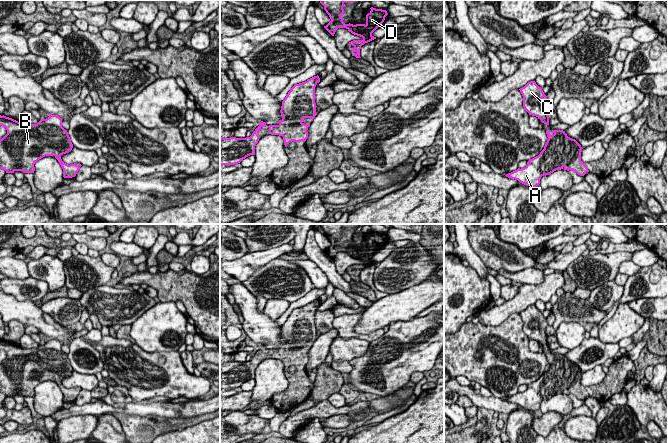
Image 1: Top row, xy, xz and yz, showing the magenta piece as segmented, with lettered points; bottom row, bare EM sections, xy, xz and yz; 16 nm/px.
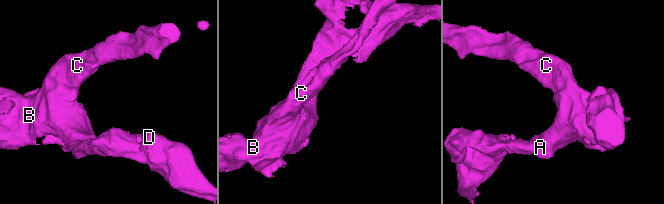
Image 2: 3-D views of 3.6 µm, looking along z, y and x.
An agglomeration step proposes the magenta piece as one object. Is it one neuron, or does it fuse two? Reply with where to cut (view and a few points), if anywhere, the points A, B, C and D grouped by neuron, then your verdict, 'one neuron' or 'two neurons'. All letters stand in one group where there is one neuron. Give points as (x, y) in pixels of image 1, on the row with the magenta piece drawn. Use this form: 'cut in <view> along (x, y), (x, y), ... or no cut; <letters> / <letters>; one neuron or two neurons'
no cut; A B C D; one neuron

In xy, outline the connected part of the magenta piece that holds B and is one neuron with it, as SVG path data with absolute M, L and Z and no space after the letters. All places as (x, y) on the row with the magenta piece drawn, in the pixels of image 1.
M50 114L48 118L41 119L37 124L25 125L12 118L0 115L0 125L6 128L7 134L0 139L0 169L6 173L22 171L23 173L34 173L34 164L45 156L55 156L63 169L64 178L75 177L81 164L66 164L61 156L69 153L73 144L67 130L62 127L62 119L58 115Z

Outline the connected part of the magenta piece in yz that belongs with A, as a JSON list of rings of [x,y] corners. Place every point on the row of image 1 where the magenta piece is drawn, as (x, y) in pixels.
[[[563,130],[546,131],[548,140],[540,154],[527,162],[524,168],[506,174],[511,179],[520,183],[536,187],[544,175],[550,175],[558,169],[573,170],[578,175],[584,176],[589,172],[585,163],[581,161],[581,145],[567,136]]]

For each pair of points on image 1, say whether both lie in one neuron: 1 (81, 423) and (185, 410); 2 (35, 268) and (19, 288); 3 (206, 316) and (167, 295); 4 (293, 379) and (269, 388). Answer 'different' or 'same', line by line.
1: different
2: different
3: same
4: different

